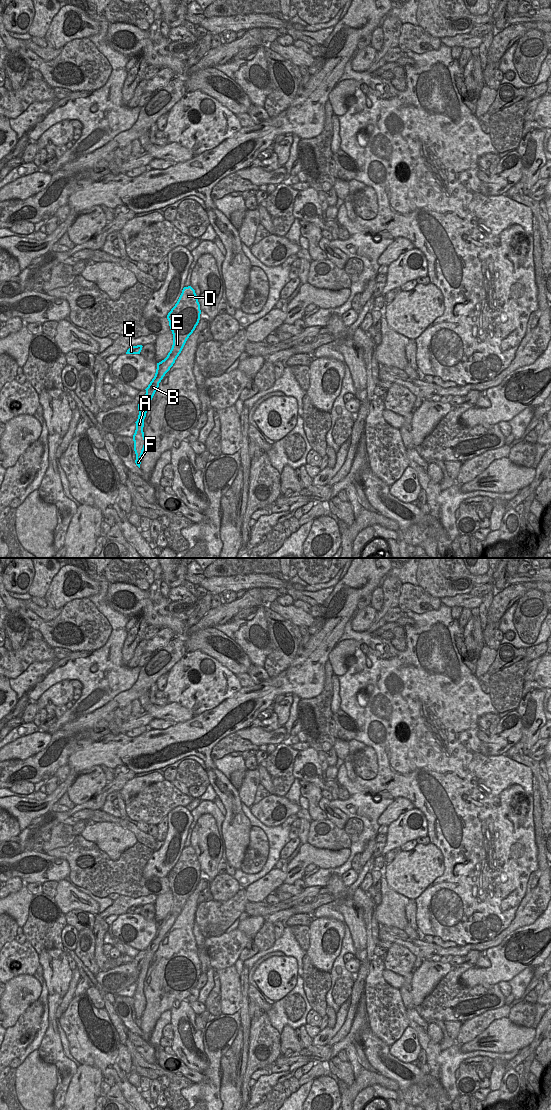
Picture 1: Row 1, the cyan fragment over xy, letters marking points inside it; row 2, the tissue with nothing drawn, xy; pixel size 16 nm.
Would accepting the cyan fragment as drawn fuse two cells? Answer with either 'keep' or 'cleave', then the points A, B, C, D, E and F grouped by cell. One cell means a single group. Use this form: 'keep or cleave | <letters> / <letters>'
cleave | A B D E F / C

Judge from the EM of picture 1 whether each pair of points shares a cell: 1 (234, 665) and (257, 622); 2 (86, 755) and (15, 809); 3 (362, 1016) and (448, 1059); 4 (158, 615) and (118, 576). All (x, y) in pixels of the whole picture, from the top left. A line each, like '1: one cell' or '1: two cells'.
1: two cells
2: one cell
3: two cells
4: two cells

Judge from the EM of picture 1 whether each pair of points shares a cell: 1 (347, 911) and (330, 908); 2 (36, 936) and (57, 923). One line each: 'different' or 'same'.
1: different
2: same

